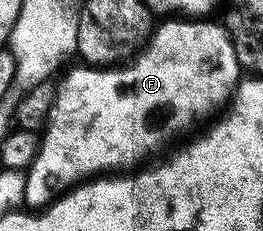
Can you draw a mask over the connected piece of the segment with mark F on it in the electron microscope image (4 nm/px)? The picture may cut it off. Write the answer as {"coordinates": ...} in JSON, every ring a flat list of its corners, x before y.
{"coordinates":[[167,19,167,23,155,26,146,46,133,59,113,69,77,65,57,80,54,100,40,131,38,153,26,171,27,208,45,209,54,202,56,193,65,193,103,173,133,168,146,151,164,146,193,119,218,106,238,85,238,58,221,22]]}

